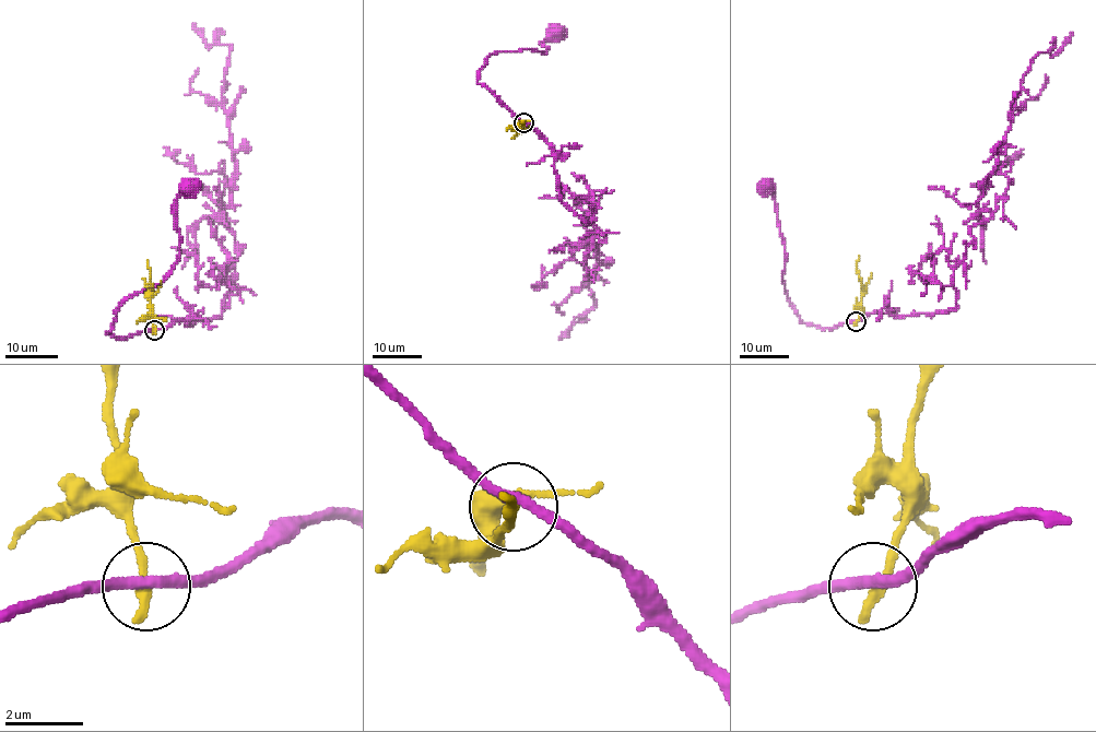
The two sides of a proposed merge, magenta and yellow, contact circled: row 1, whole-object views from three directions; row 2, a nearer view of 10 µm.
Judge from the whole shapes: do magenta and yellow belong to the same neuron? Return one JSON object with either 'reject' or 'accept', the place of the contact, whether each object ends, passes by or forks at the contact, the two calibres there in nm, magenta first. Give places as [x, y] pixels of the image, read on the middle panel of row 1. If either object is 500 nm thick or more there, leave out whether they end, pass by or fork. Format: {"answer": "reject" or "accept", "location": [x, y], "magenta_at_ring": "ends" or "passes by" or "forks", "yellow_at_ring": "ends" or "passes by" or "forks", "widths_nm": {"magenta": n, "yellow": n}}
{"answer": "reject", "location": [523, 122], "magenta_at_ring": "passes by", "yellow_at_ring": "ends", "widths_nm": {"magenta": 280, "yellow": 360}}

